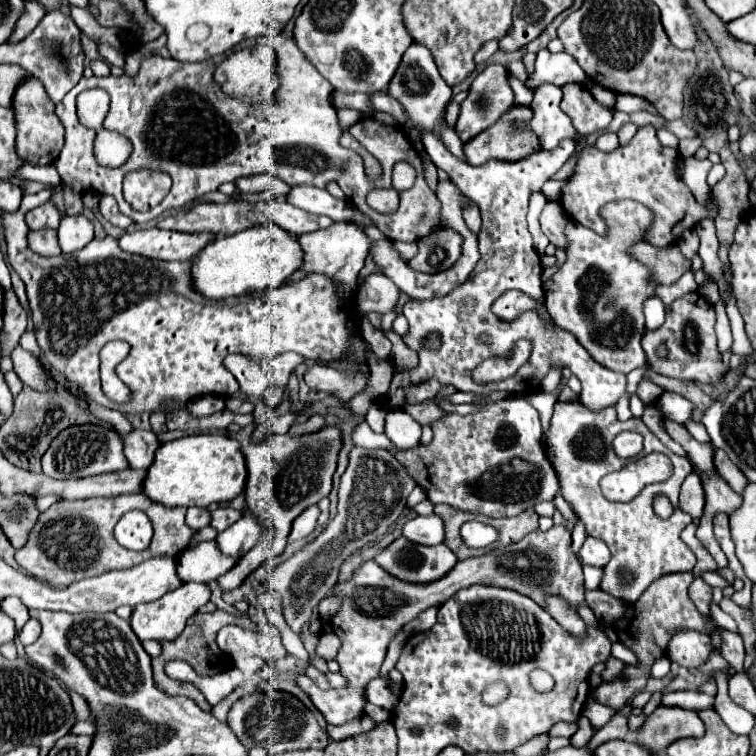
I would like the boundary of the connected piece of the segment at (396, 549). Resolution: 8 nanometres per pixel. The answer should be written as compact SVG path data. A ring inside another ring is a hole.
M403 535L375 555L375 563L407 583L431 583L455 567L455 553L445 545L417 545Z

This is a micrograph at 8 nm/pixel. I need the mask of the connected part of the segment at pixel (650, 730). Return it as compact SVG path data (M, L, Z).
M659 705L637 729L637 743L655 753L665 753L673 741L681 737L701 737L703 733L705 725L695 711Z

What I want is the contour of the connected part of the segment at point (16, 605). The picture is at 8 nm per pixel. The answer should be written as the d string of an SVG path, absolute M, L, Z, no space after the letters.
M7 597L7 599L1 603L1 609L3 609L9 617L15 619L17 629L21 629L23 623L27 623L27 619L29 619L29 609L27 609L27 607L23 605L23 601L17 599L17 597Z

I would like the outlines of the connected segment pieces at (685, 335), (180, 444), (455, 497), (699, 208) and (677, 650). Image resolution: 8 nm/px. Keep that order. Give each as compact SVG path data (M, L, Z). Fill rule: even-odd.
M689 293L673 303L671 311L667 313L665 323L657 331L647 331L643 337L643 349L647 353L649 363L653 365L653 371L667 375L667 377L677 377L683 381L697 381L697 383L719 383L727 375L727 367L721 361L721 353L717 351L717 337L715 337L715 311L713 305L697 295ZM665 341L669 355L665 359L659 359L655 355L657 345Z
M191 435L163 443L157 449L143 493L167 507L209 507L211 503L233 501L245 489L245 481L247 467L237 439L225 435Z
M519 393L515 399L497 401L479 407L471 415L445 415L433 425L433 441L415 449L397 451L395 457L407 467L417 485L421 485L433 503L447 503L461 511L481 513L489 517L515 517L521 511L541 503L553 501L559 491L559 479L551 463L545 459L541 445L541 421L537 409L527 403L527 395Z
M651 125L641 127L627 145L621 145L611 153L587 147L581 151L575 173L569 177L569 183L563 187L561 205L571 219L603 235L603 223L601 217L597 215L599 207L613 199L637 199L655 213L653 227L647 230L645 241L653 243L655 247L671 245L681 237L683 225L697 225L705 217L715 219L719 211L717 201L711 193L707 205L701 205L693 197L683 177L677 173L679 161L681 161L679 151L663 147L655 137L655 129Z
M677 629L667 647L667 657L683 667L699 667L711 653L711 637L691 629Z

